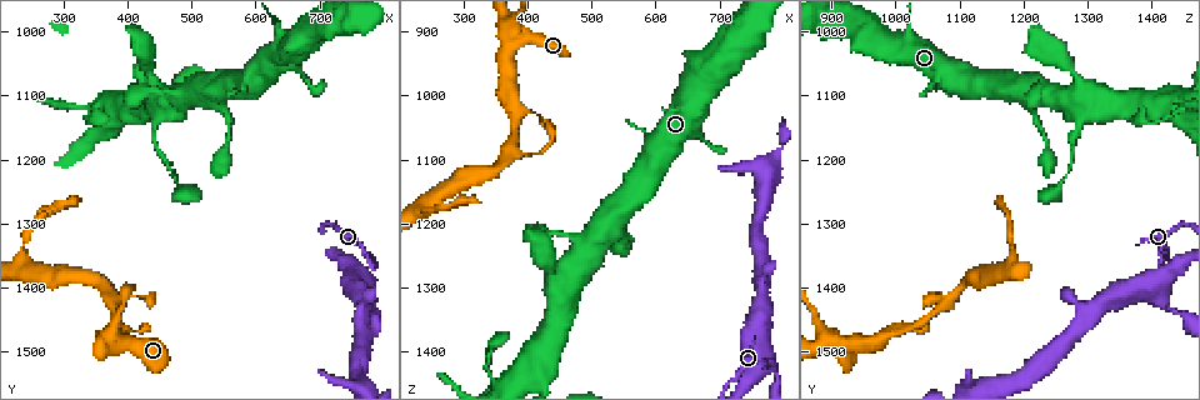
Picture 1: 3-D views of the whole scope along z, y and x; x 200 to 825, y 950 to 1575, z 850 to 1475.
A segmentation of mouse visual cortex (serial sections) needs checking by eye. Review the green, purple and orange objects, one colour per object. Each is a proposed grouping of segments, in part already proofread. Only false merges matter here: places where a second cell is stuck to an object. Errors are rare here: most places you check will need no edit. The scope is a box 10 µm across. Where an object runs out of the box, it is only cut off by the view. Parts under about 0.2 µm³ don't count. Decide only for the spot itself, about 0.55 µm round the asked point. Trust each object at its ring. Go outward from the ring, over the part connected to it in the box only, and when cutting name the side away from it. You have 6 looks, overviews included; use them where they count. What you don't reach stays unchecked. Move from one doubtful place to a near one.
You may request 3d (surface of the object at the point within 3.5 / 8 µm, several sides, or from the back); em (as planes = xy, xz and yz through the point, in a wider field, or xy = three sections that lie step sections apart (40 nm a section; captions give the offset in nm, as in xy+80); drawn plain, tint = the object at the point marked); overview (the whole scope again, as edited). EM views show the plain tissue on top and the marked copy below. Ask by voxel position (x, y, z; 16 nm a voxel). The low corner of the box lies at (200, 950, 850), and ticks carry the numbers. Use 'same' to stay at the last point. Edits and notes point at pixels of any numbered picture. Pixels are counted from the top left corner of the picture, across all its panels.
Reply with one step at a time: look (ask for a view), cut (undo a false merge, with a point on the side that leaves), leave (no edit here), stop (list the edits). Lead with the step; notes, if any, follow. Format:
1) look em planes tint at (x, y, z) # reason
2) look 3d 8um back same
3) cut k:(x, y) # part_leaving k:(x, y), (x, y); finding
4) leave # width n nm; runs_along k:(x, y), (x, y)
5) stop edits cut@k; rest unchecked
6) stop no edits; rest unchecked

look 3d 3.5um at (770, 1385, 1420) # three-way junction

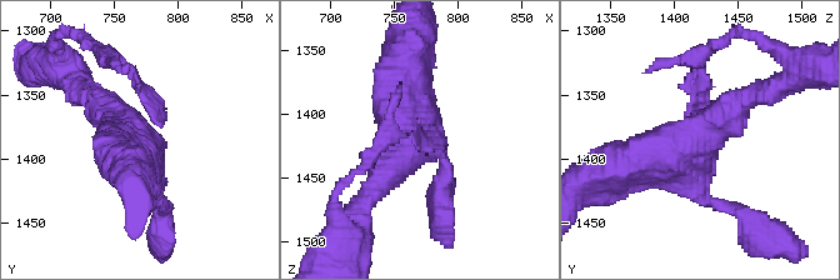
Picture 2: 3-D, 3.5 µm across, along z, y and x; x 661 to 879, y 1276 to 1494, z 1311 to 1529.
look em xy step 1 tint at (768, 1382, 1418) # shape alone is not enough

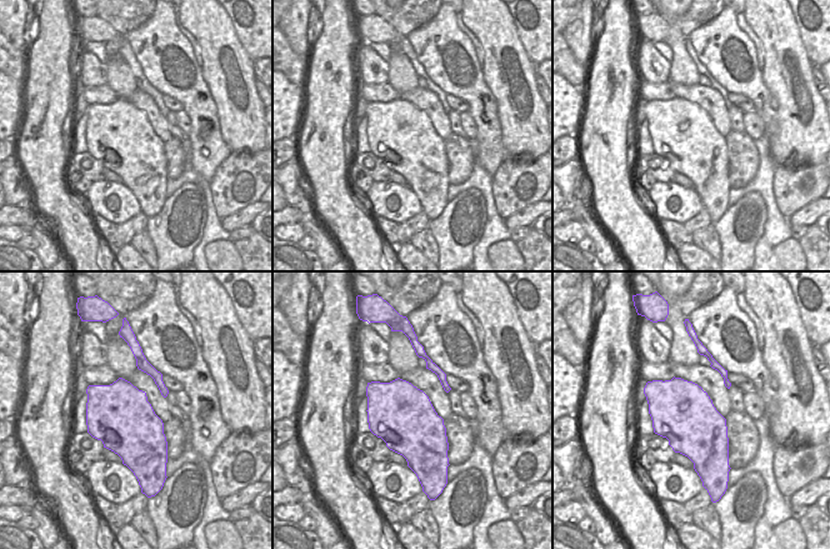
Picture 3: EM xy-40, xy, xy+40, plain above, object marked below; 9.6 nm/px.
leave # runs_along 2:(698, 65), (695, 138), (624, 164); all the same cell

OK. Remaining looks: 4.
look 3d 3.5um at (370, 1485, 905) # three-way junction

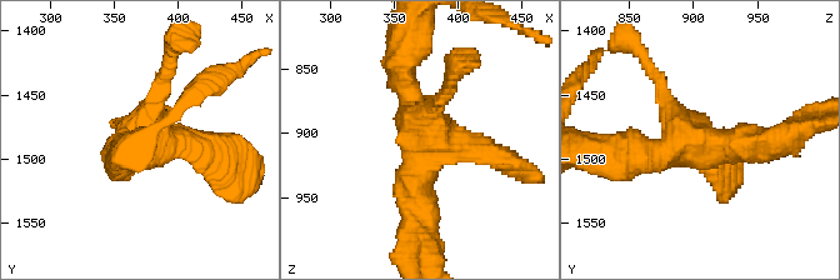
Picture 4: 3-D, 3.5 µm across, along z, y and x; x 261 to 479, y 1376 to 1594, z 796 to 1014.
leave # arms 3; runs_along 4:(708, 148), (656, 79); one cell here

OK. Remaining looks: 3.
look 3d 8um at (380, 1445, 1055) # narrows sharply

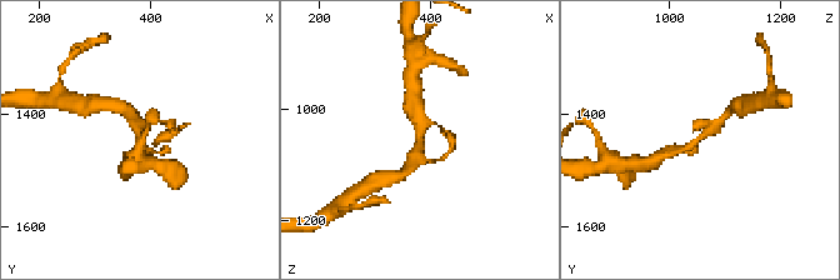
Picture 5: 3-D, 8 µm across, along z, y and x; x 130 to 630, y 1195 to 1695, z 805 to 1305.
look em xy step 2 tint same # arm_widths 300, 350 nm

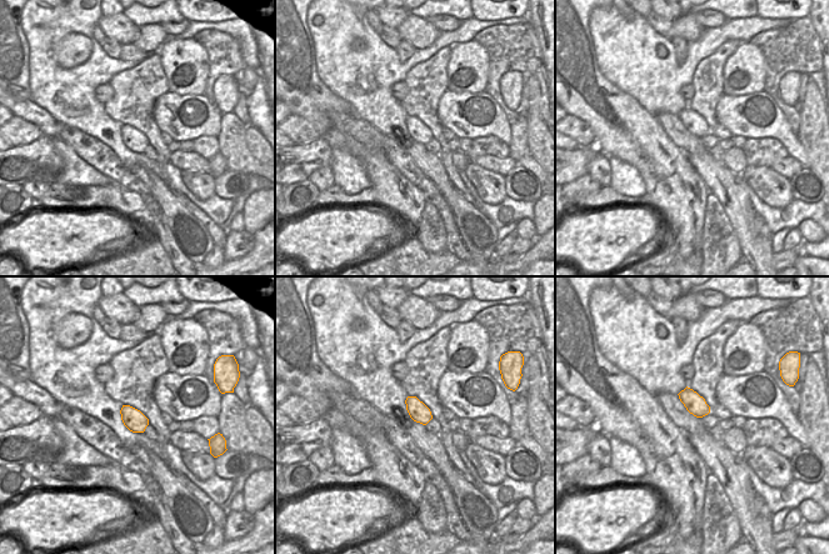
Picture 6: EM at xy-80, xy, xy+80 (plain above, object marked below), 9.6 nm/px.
leave # runs_along 5:(668, 153), (688, 149), (724, 116); all the same cell

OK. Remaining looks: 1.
stop no edits; rest unchecked

